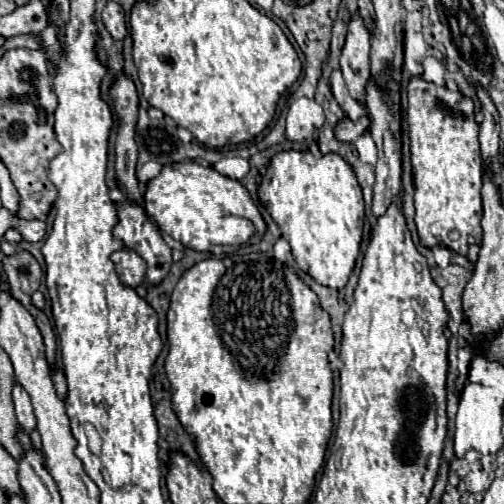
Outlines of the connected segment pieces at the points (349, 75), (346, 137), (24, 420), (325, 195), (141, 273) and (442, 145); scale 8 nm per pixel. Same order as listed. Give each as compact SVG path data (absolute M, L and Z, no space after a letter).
M355 14L349 22L349 32L347 40L341 52L341 72L347 82L349 94L361 102L365 102L365 84L371 76L369 68L369 30L365 20Z
M349 118L341 120L339 126L335 128L335 136L343 142L353 142L357 140L359 136L365 134L365 130L369 128L369 118L361 118L359 122L351 122Z
M19 382L13 386L13 404L15 404L15 412L17 412L17 420L19 420L21 428L29 434L35 428L37 418L33 414L33 406L29 402L29 394L25 394L25 388Z
M285 150L271 158L259 184L259 200L291 244L297 266L319 284L343 288L355 266L363 236L365 204L353 168L339 154L315 158L309 150Z
M121 248L121 250L111 254L111 260L113 260L117 276L121 278L123 284L135 288L145 280L145 268L147 266L145 266L145 260L135 250Z
M413 76L407 86L409 106L407 106L407 124L411 138L411 164L413 164L413 182L415 182L415 224L419 240L423 246L447 246L453 252L467 254L471 244L481 240L481 184L483 184L483 162L479 152L479 124L475 122L473 100L463 96L459 90L451 92L449 88L435 86L433 82Z

